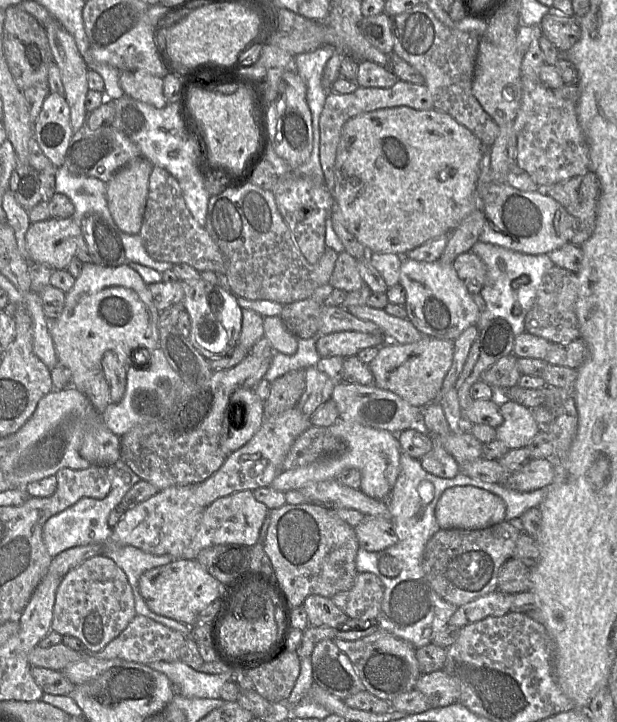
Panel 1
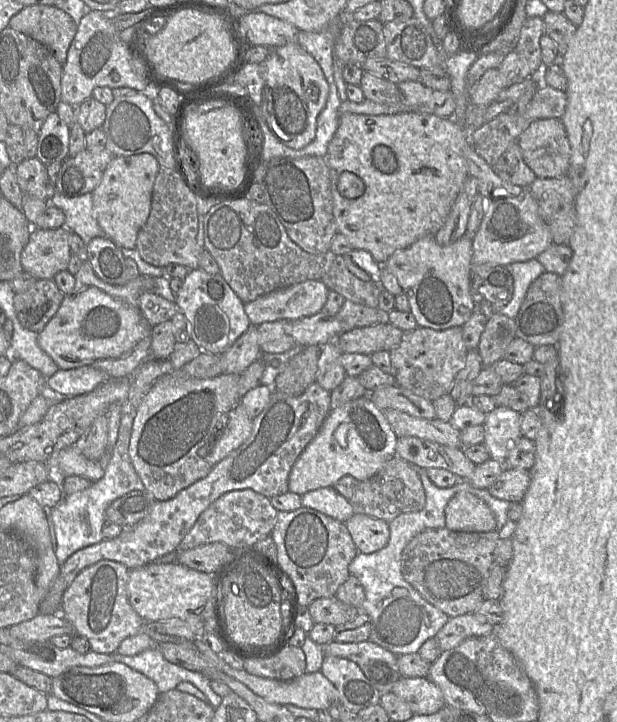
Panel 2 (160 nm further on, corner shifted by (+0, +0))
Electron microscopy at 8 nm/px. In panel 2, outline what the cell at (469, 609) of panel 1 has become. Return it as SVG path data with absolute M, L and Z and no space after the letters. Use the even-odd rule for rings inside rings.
M475 613L450 617L447 623L435 635L441 652L451 650L470 637L488 636L494 627L488 622L481 622Z

